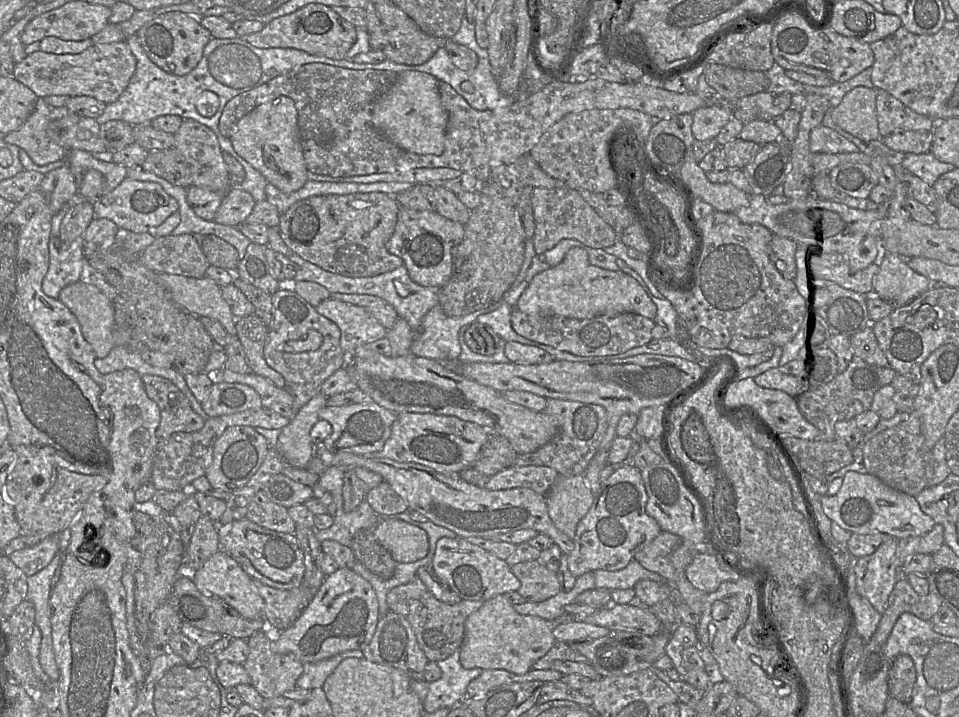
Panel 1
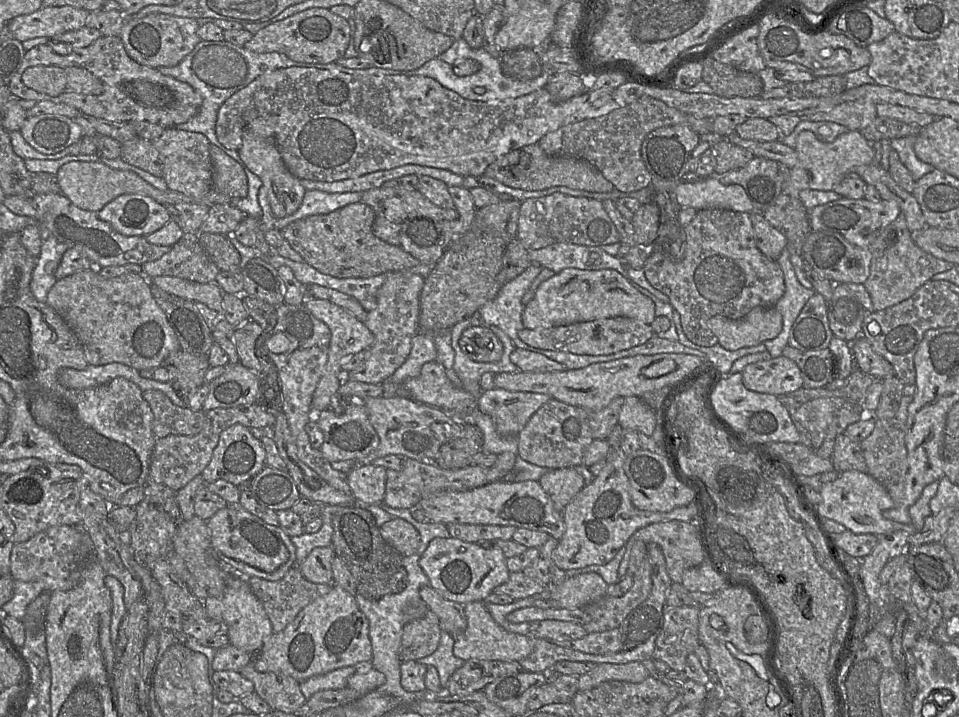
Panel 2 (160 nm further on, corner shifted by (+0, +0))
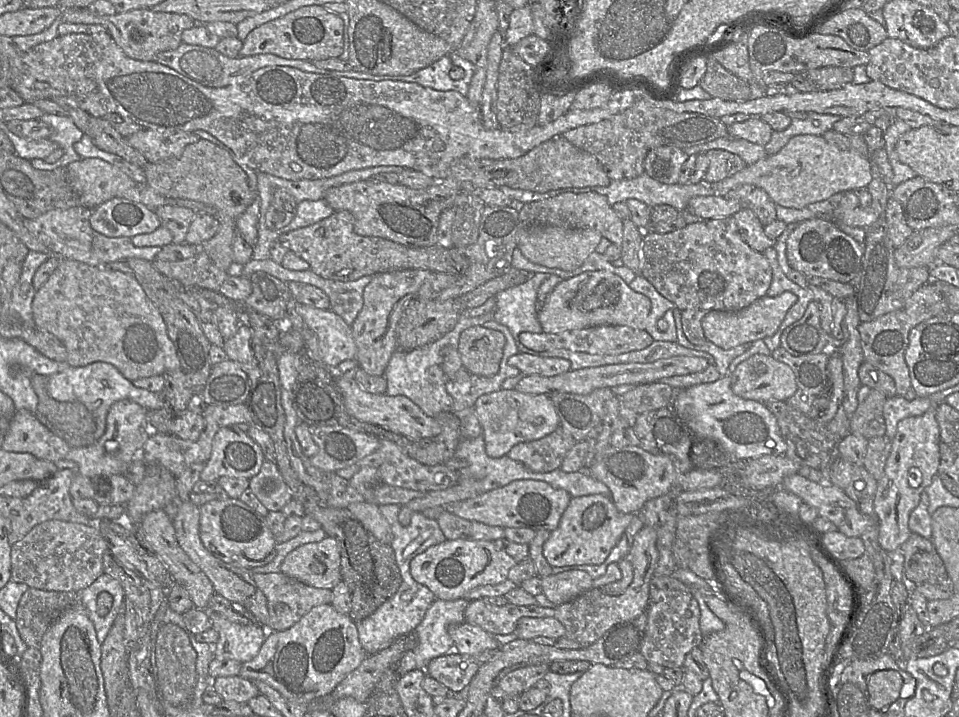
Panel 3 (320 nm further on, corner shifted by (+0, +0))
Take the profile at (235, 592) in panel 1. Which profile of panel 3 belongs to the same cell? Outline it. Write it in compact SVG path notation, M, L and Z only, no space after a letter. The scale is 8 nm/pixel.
M209 613L209 616L213 628L219 633L214 658L236 660L243 664L258 655L267 638L265 627L235 623L216 613Z

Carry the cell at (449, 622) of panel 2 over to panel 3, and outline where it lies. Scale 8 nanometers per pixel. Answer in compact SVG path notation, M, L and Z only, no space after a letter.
M466 621L460 624L451 624L448 627L448 634L455 644L456 651L461 654L474 655L485 650L500 648L500 643L493 634Z

